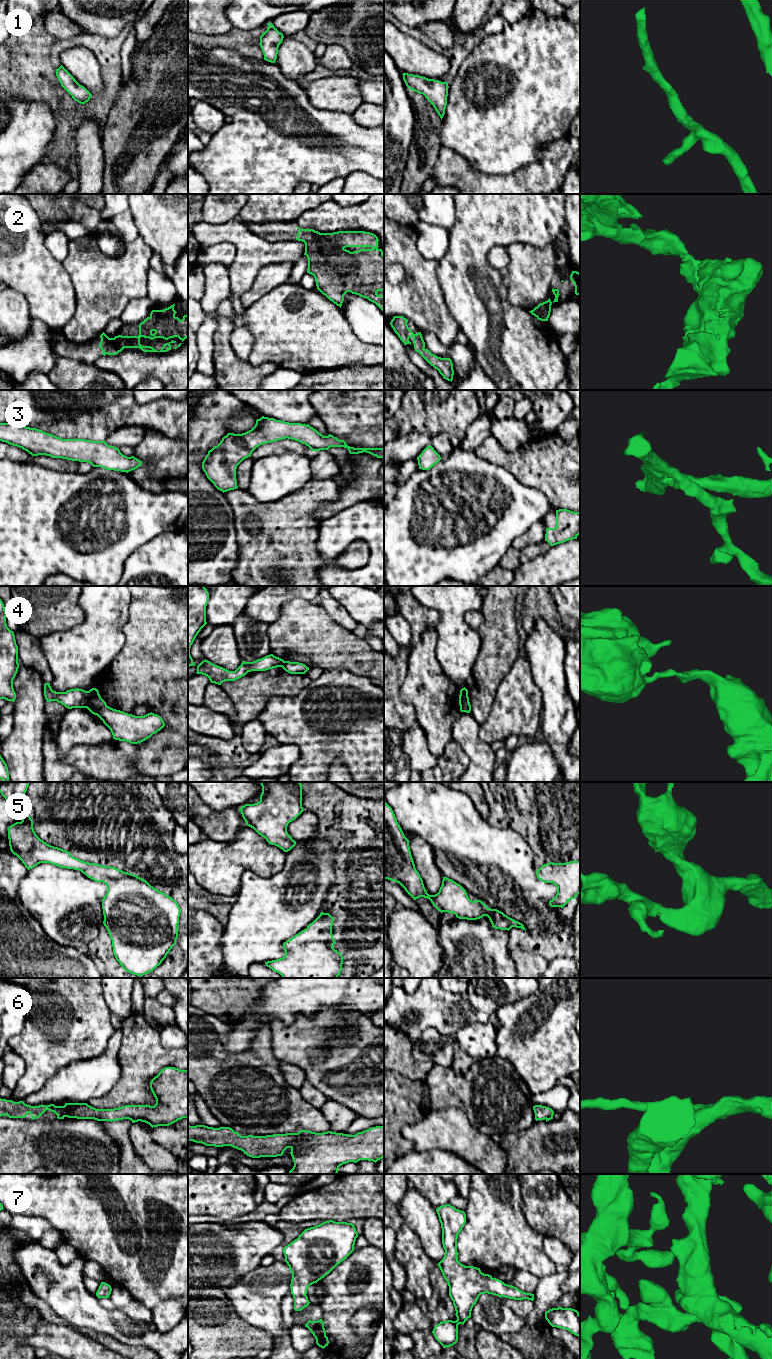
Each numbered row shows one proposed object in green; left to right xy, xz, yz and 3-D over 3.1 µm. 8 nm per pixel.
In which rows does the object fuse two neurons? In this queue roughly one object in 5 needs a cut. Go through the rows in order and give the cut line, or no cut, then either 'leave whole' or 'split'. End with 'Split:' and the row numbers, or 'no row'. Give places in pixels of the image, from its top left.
1: no cut | leave whole
2: no cut | leave whole
3: no cut | leave whole
4: xy (88, 691), (87, 705), (85, 707) | split
5: no cut | leave whole
6: no cut | leave whole
7: no cut | leave whole
Split: 4

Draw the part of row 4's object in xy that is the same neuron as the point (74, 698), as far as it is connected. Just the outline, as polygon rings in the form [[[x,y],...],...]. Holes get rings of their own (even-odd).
[[[50,683],[44,684],[44,696],[47,702],[57,701],[68,709],[86,708],[88,705],[88,691],[83,689],[70,689],[66,692],[53,691]]]

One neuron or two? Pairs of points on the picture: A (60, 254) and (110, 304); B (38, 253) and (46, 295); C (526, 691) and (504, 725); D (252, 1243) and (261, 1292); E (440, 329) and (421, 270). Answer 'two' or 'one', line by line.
A: two
B: one
C: one
D: two
E: one

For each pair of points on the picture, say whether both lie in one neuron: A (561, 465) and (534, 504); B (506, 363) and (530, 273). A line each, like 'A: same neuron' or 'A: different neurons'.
A: different neurons
B: different neurons

